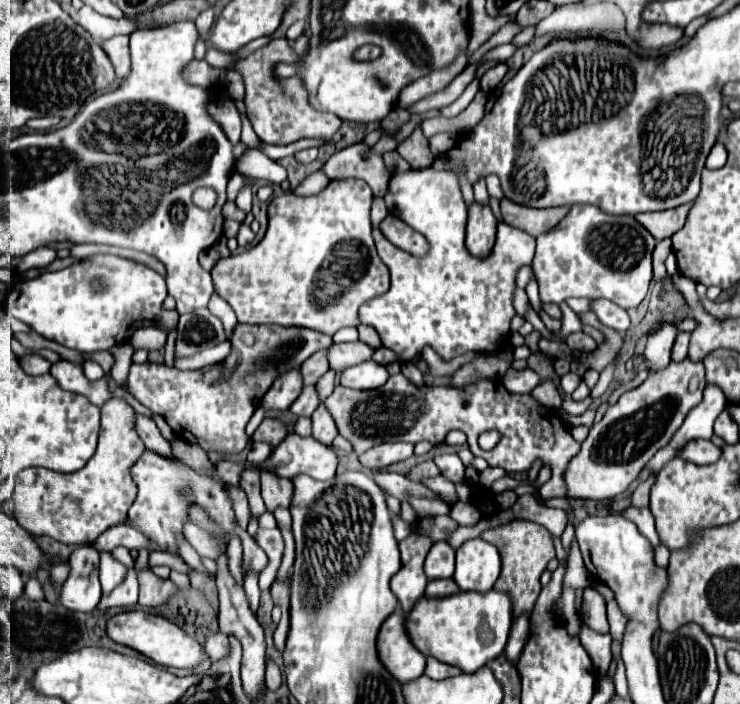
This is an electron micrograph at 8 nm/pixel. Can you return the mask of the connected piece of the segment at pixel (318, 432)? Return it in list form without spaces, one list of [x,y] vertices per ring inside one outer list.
[[[319,405],[315,409],[315,413],[311,415],[311,421],[313,421],[313,439],[317,439],[319,443],[323,445],[331,445],[331,441],[337,437],[337,427],[335,427],[335,421],[333,417],[329,415],[329,411],[325,409],[325,405]]]

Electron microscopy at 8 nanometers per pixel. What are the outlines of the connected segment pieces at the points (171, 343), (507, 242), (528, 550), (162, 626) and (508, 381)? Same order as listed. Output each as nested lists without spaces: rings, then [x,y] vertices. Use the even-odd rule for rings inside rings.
[[[176,326],[174,330],[167,335],[167,341],[165,345],[164,363],[169,367],[174,366],[174,350],[177,337],[178,331]]]
[[[413,169],[409,173],[395,173],[389,181],[385,203],[391,215],[411,225],[429,241],[429,253],[423,255],[423,265],[415,265],[417,255],[401,251],[379,229],[373,229],[379,257],[391,273],[391,287],[385,295],[367,301],[359,309],[361,323],[375,327],[383,345],[395,351],[401,361],[413,361],[427,345],[443,359],[471,351],[501,349],[507,337],[507,325],[515,315],[511,307],[515,271],[521,265],[531,265],[535,237],[501,223],[495,251],[487,259],[475,259],[465,249],[467,205],[461,197],[457,177],[445,171]]]
[[[513,519],[505,525],[483,531],[479,537],[485,539],[487,543],[495,545],[499,549],[499,555],[503,561],[503,569],[501,569],[501,575],[495,583],[495,589],[497,591],[509,591],[515,615],[529,613],[533,609],[537,597],[539,597],[539,591],[541,591],[539,577],[547,569],[547,563],[555,557],[555,545],[553,545],[551,533],[543,525],[537,525],[533,521]]]
[[[143,611],[119,613],[107,621],[107,635],[113,641],[123,643],[123,645],[143,653],[145,657],[149,657],[151,661],[155,661],[157,665],[163,665],[163,667],[193,669],[209,659],[209,655],[205,655],[205,649],[201,643],[197,643],[193,637],[189,637],[179,625],[171,623],[165,617],[153,615],[153,613],[143,613]]]
[[[529,367],[521,369],[521,371],[509,369],[505,373],[505,377],[501,379],[501,383],[511,393],[531,393],[539,385],[539,375],[535,371],[531,371]]]

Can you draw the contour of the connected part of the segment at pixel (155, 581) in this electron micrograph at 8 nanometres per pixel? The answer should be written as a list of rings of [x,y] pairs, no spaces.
[[[151,571],[139,573],[139,605],[161,607],[177,593],[177,585],[171,579],[161,579]]]

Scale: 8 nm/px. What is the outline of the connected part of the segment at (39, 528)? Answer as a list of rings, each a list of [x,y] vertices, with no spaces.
[[[109,399],[101,407],[101,431],[99,431],[97,451],[83,469],[75,473],[57,473],[51,469],[35,469],[35,467],[23,469],[17,475],[17,485],[13,493],[13,503],[15,503],[13,515],[17,517],[21,527],[25,527],[33,535],[49,535],[67,545],[85,545],[93,543],[105,529],[123,523],[137,495],[137,487],[129,475],[129,469],[145,451],[145,445],[135,431],[133,419],[135,413],[123,399]]]

